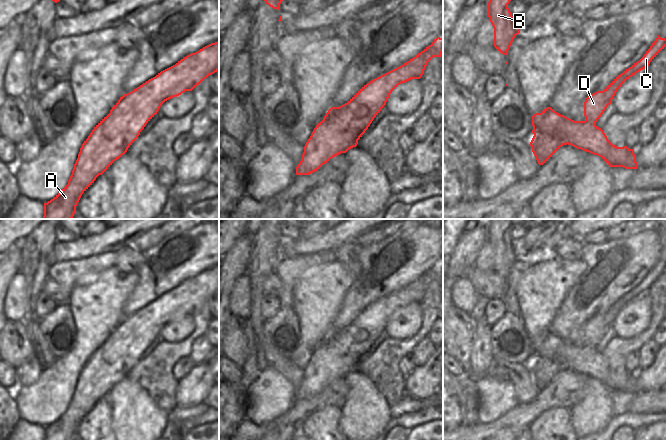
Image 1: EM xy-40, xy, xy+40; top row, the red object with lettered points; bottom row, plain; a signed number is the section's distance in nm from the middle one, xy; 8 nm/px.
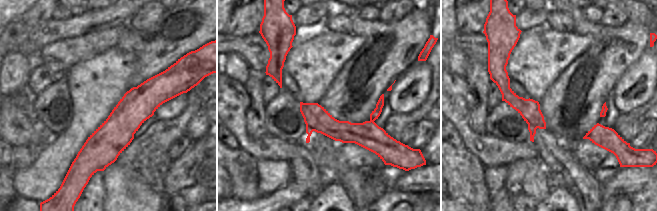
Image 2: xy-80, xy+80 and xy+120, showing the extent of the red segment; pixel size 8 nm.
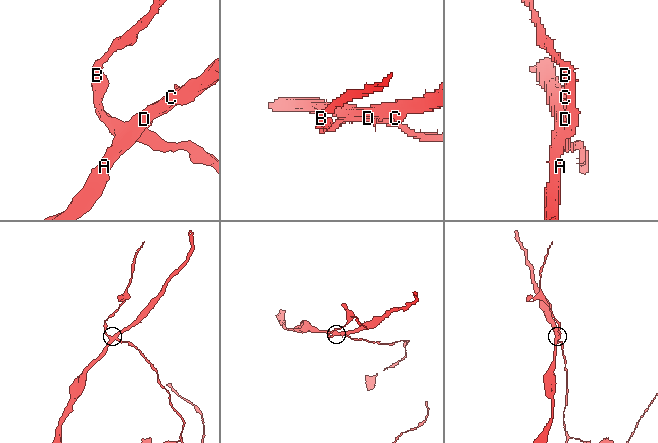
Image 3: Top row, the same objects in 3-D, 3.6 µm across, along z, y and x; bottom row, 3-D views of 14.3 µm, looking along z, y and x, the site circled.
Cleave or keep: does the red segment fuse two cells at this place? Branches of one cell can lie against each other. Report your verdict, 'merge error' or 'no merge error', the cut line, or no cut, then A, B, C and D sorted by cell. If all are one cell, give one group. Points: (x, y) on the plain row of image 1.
merge error; cut xy+40 (534, 358), (537, 355), (548, 356), (562, 362), (567, 367); groups A C D / B

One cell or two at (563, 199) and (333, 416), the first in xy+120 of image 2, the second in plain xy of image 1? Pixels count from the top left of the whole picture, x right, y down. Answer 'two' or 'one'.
one

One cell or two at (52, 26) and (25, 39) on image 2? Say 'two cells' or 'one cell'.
one cell

